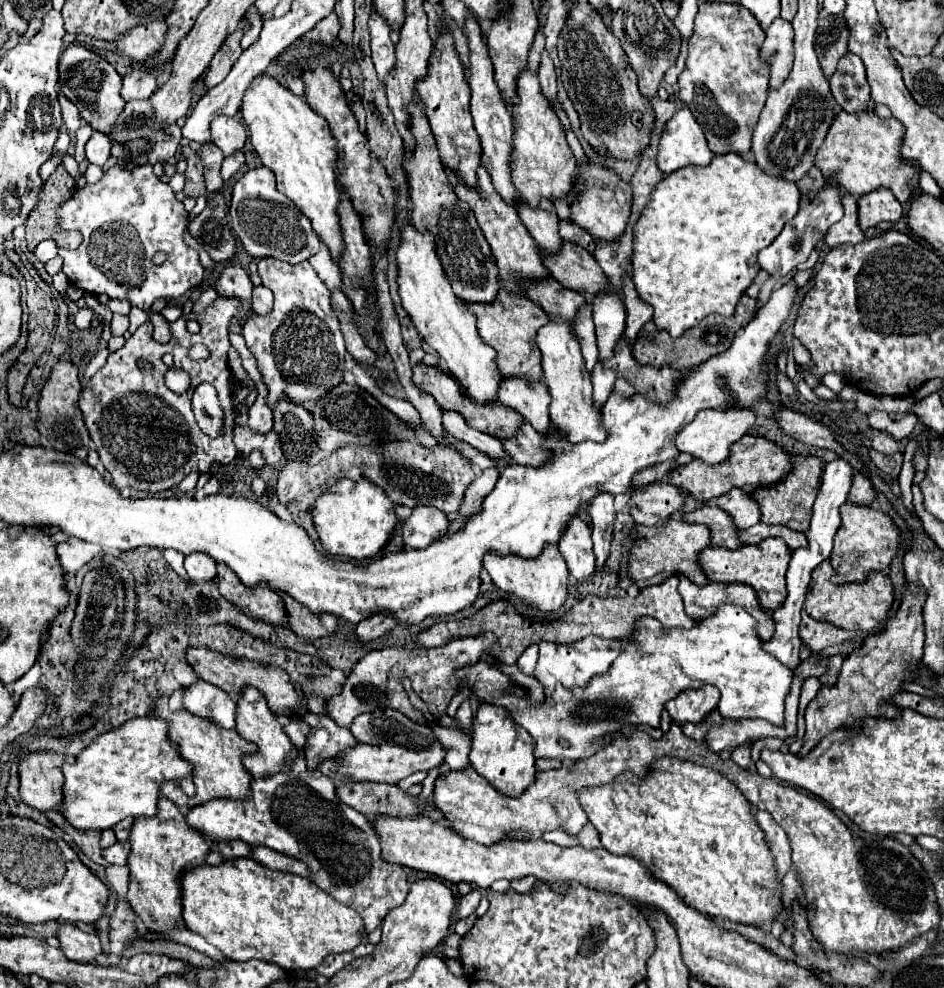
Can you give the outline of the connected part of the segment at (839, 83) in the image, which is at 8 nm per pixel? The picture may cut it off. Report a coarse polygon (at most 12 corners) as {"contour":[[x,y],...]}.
{"contour":[[847,52],[829,80],[845,112],[869,108],[863,60]]}

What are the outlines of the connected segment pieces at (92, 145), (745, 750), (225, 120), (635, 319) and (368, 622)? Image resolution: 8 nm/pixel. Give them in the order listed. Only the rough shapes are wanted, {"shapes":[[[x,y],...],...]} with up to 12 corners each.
{"shapes":[[[93,132],[85,144],[91,164],[103,166],[109,160],[111,140]],[[737,746],[731,760],[749,772],[755,770],[751,760],[751,746]],[[217,116],[211,140],[225,156],[241,150],[247,130],[237,118]],[[631,278],[625,280],[627,319],[624,335],[633,346],[653,306],[639,298]],[[371,616],[357,624],[361,642],[377,640],[397,624],[391,616]]]}

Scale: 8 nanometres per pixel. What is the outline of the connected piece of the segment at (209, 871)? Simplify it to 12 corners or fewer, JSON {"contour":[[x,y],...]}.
{"contour":[[257,860],[183,876],[183,920],[235,962],[313,970],[353,908]]}

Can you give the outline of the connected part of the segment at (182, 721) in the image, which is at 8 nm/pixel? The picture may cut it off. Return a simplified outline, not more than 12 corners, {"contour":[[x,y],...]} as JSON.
{"contour":[[157,700],[169,738],[195,766],[195,796],[161,794],[179,808],[215,798],[249,800],[245,754],[257,746]]}

